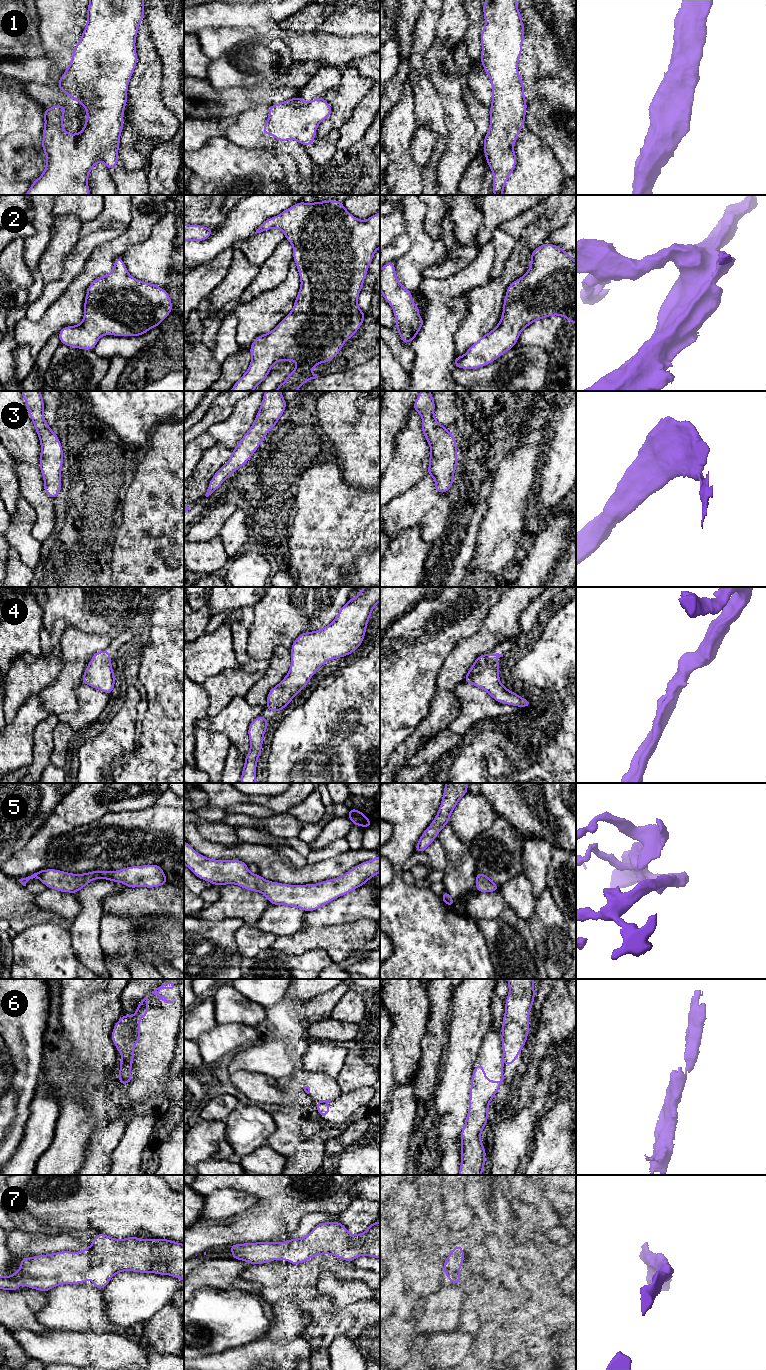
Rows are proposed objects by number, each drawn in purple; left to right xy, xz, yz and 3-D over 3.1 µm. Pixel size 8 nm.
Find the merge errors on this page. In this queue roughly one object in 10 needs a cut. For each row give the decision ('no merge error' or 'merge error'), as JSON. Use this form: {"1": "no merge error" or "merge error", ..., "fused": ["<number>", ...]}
{"1": "no merge error", "2": "no merge error", "3": "no merge error", "4": "no merge error", "5": "no merge error", "6": "merge error", "7": "no merge error", "fused": ["6"]}

